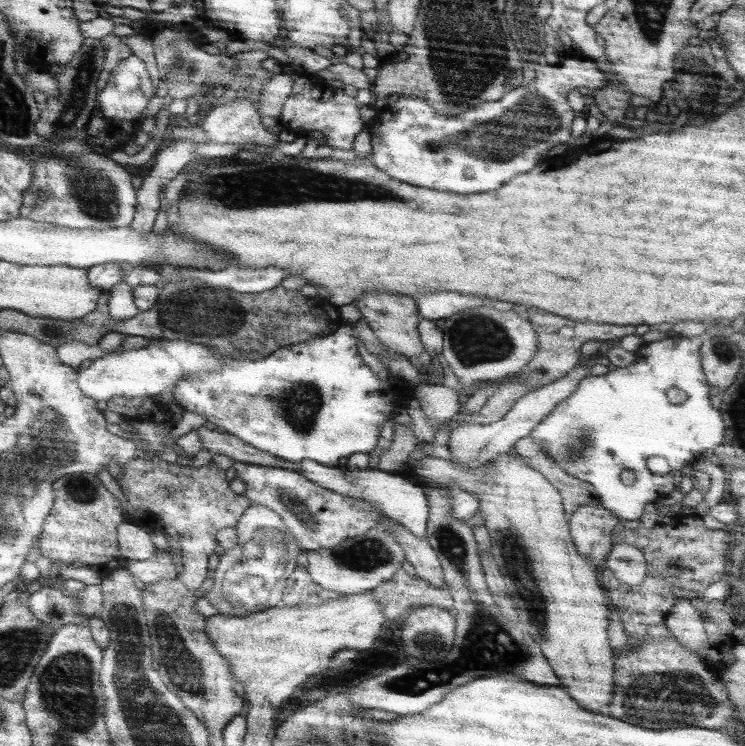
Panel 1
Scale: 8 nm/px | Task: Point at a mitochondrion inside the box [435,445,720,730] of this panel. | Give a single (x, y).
(649, 698)

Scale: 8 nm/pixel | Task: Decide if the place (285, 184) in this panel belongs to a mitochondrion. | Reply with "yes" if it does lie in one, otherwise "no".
yes

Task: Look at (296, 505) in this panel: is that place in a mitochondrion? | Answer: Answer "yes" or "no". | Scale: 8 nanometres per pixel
yes

